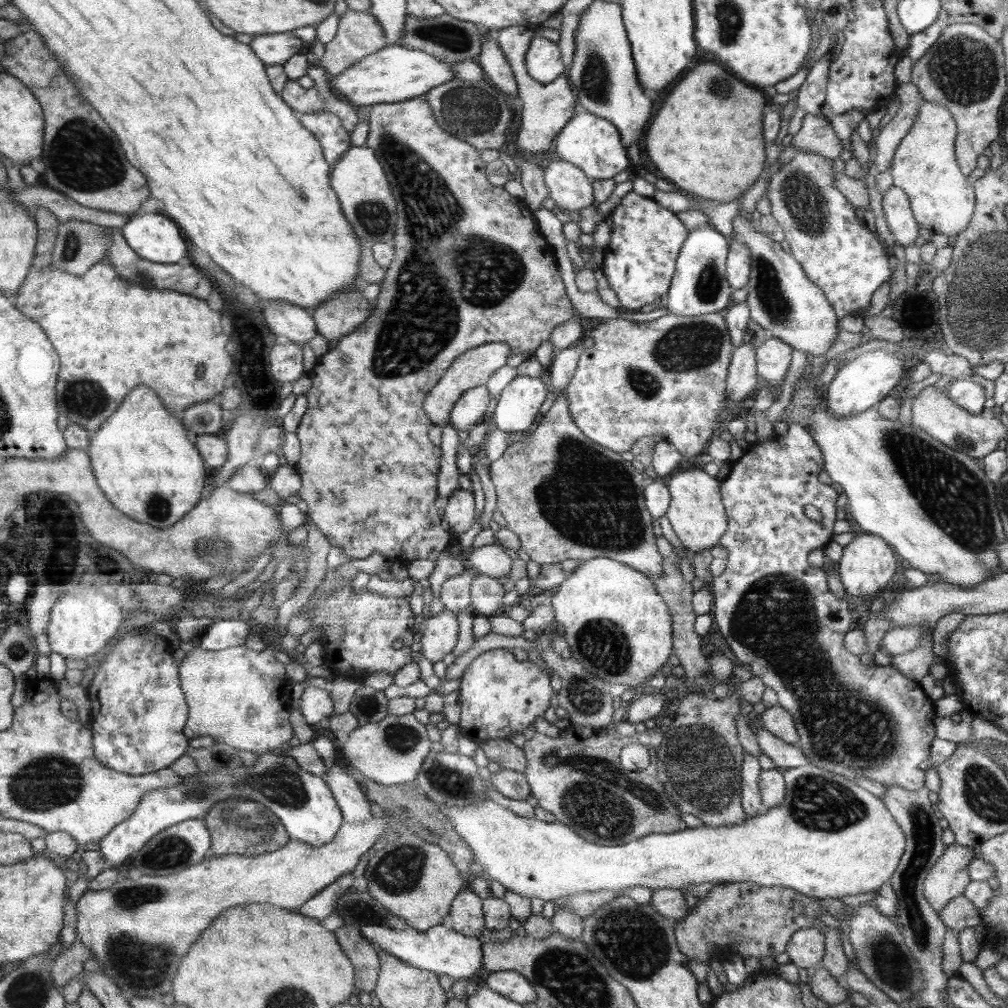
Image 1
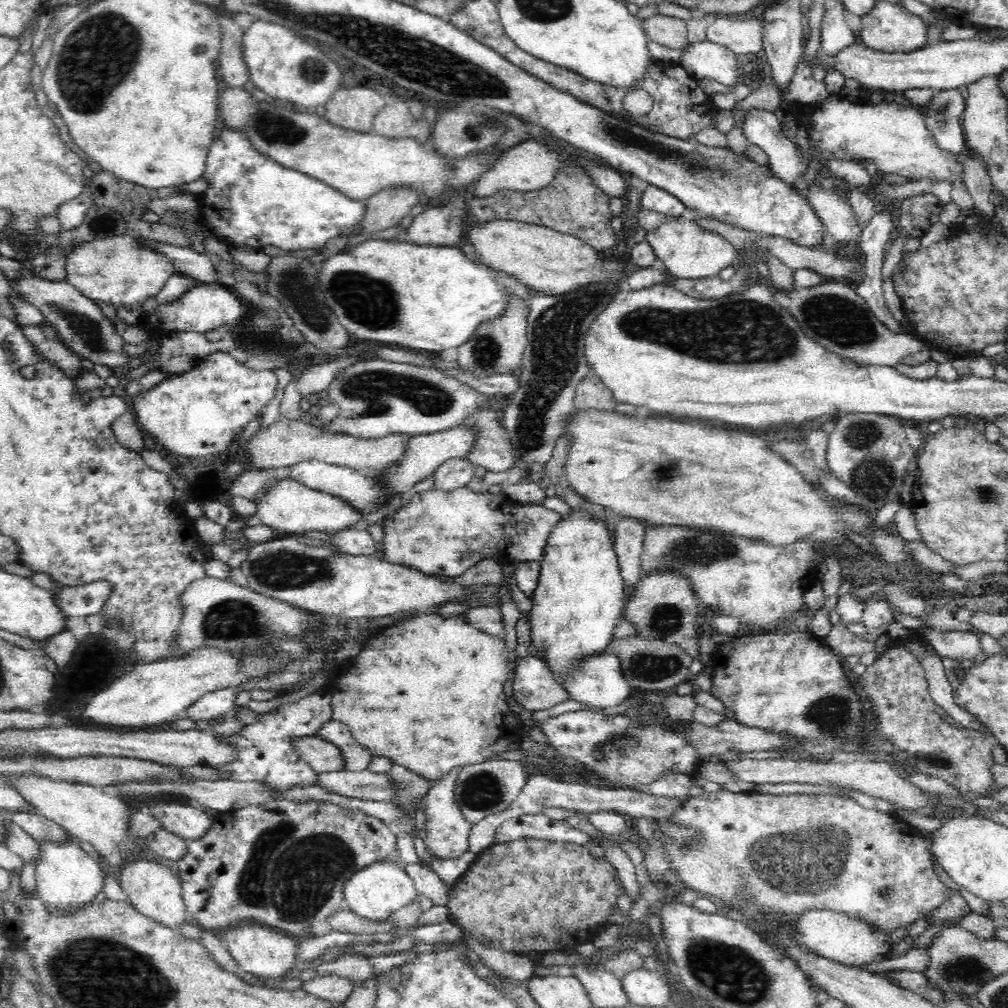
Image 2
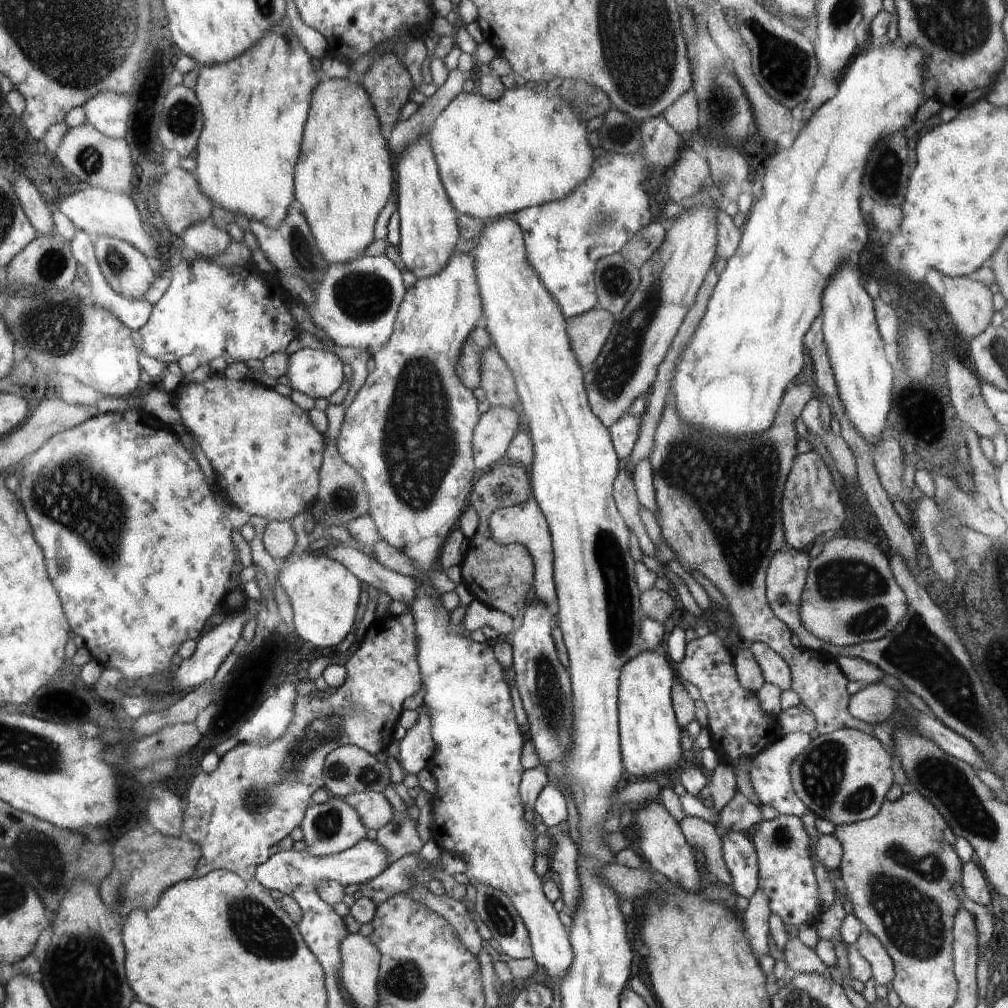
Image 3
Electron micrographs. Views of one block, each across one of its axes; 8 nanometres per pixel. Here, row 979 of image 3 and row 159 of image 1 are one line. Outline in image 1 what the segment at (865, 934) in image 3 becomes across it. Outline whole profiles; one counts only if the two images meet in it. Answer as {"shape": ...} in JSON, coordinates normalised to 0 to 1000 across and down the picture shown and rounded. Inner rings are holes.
{"shape":[[[903,80],[891,82],[888,92],[894,100],[894,106],[866,140],[866,146],[869,147],[867,163],[872,172],[879,171],[885,165],[889,147],[905,126],[905,120],[909,120],[916,99],[911,86]]]}

